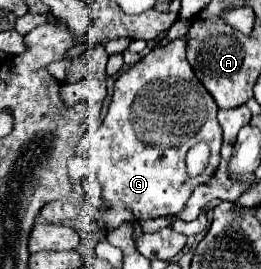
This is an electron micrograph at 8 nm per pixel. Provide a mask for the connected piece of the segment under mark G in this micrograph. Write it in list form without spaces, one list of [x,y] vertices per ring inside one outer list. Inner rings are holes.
[[[187,36],[157,46],[115,82],[109,112],[97,130],[93,146],[97,180],[109,204],[101,216],[109,230],[125,222],[143,222],[181,212],[191,192],[207,182],[219,164],[223,142],[223,130],[217,122],[219,108],[189,66],[185,48]],[[197,140],[209,146],[211,156],[207,170],[191,178],[185,172],[185,156]]]

